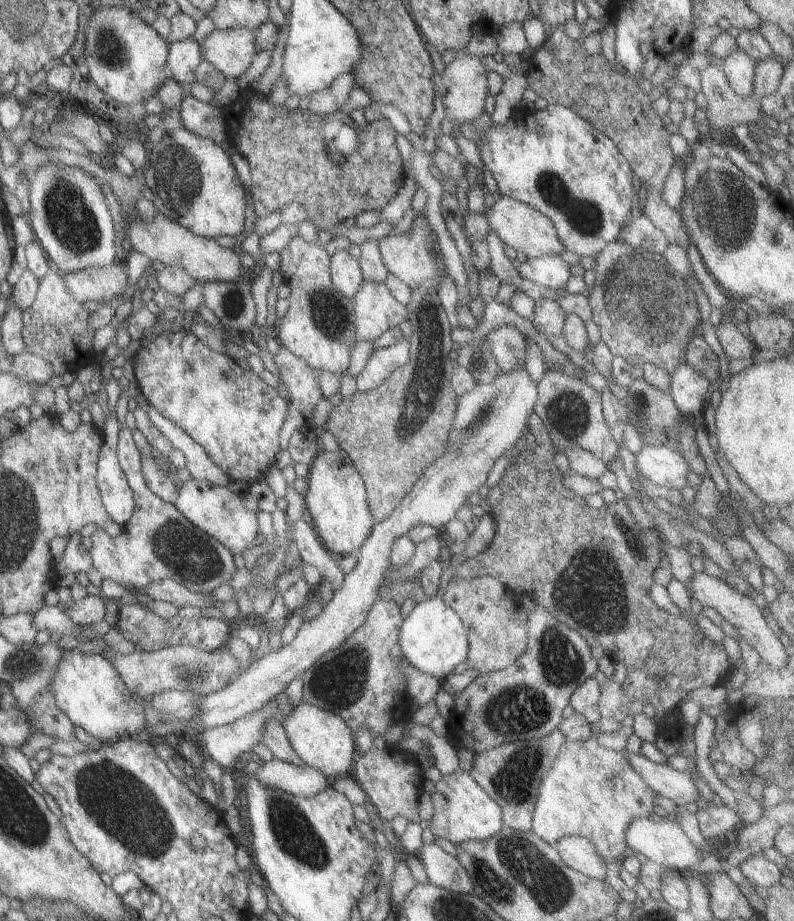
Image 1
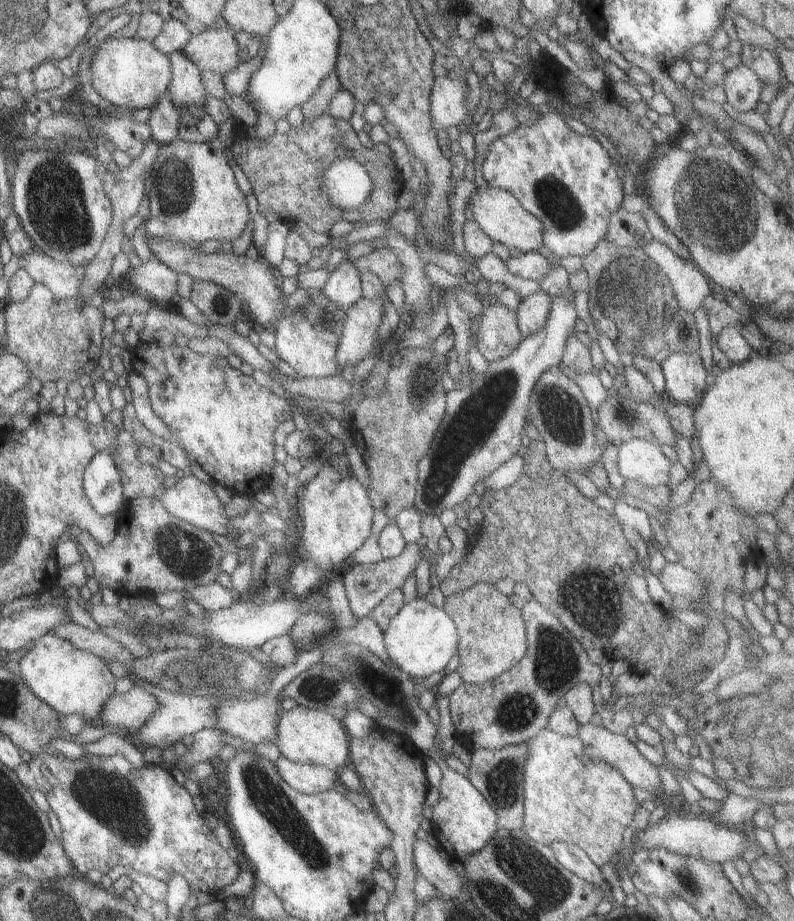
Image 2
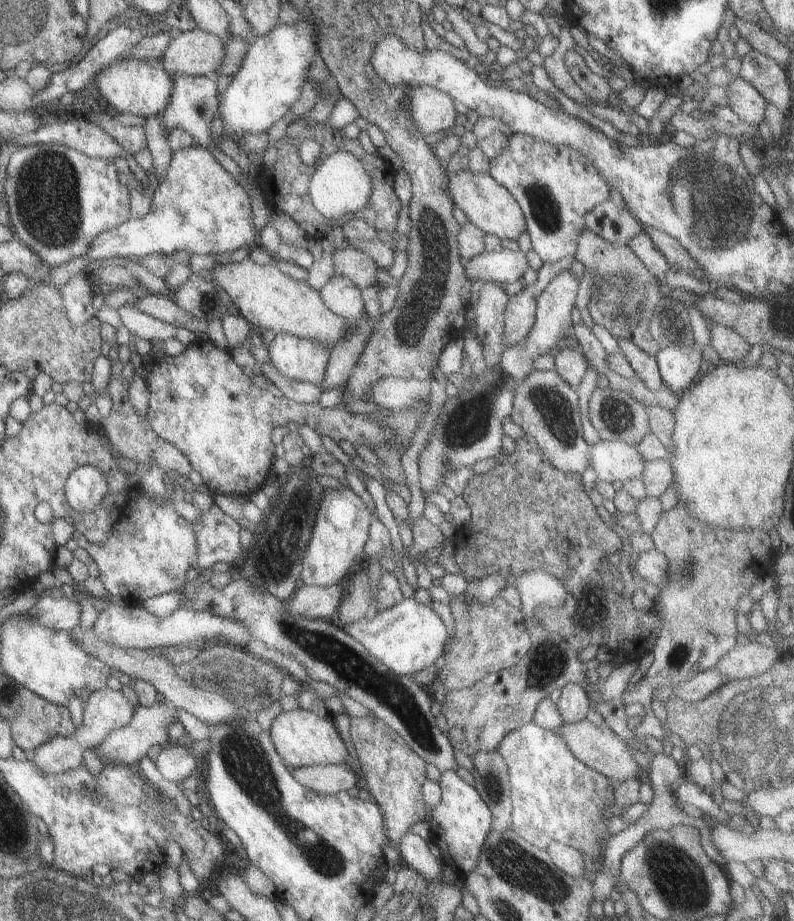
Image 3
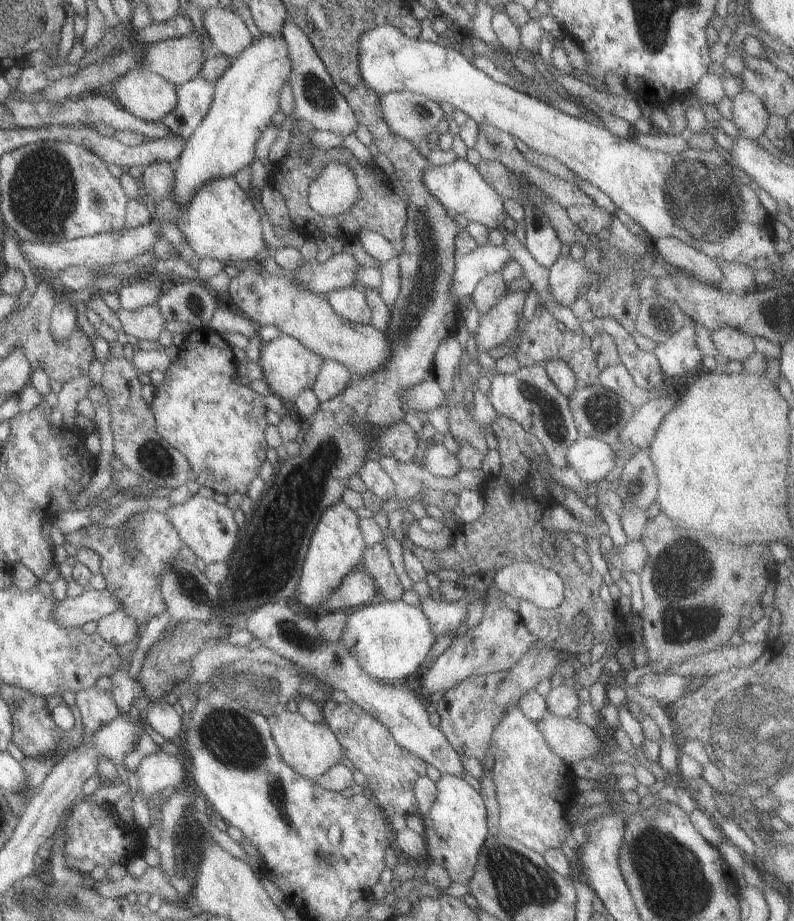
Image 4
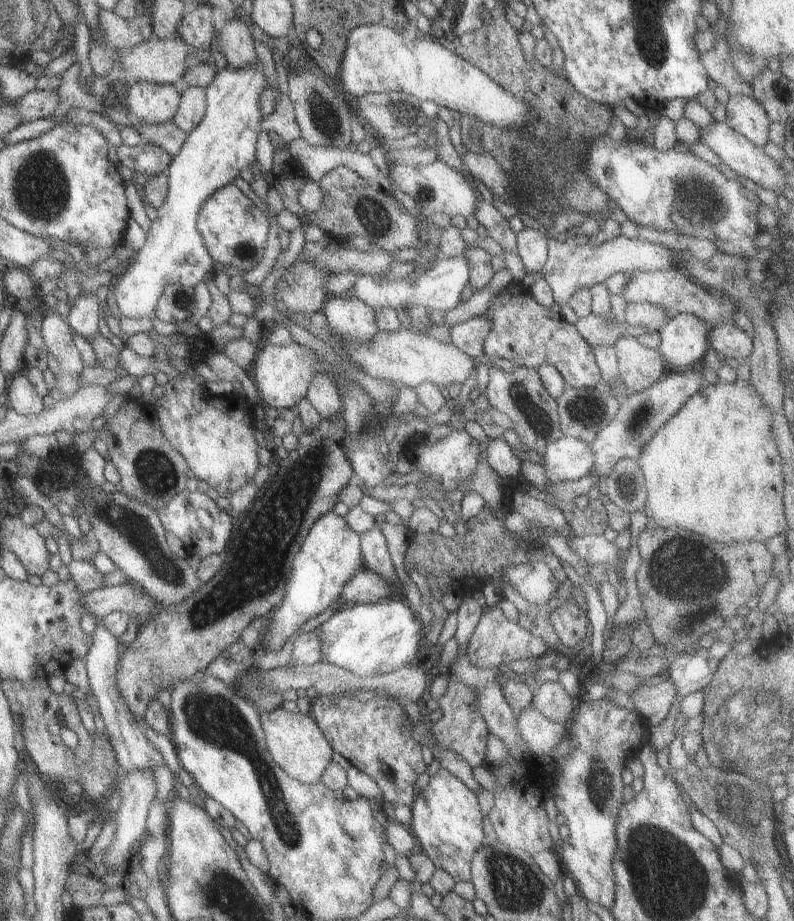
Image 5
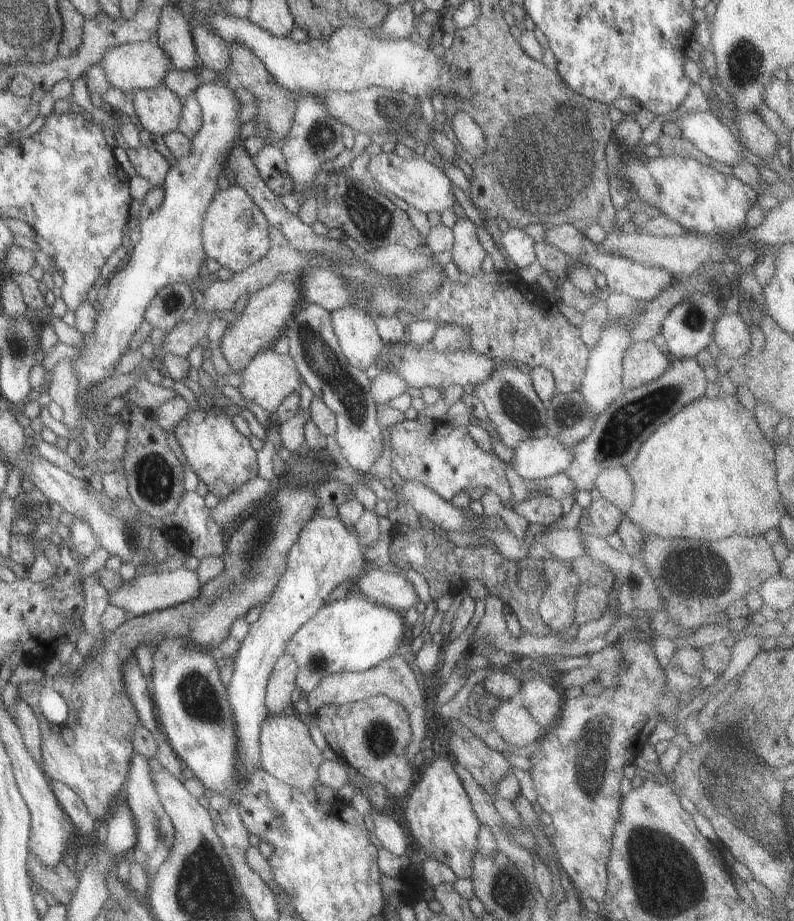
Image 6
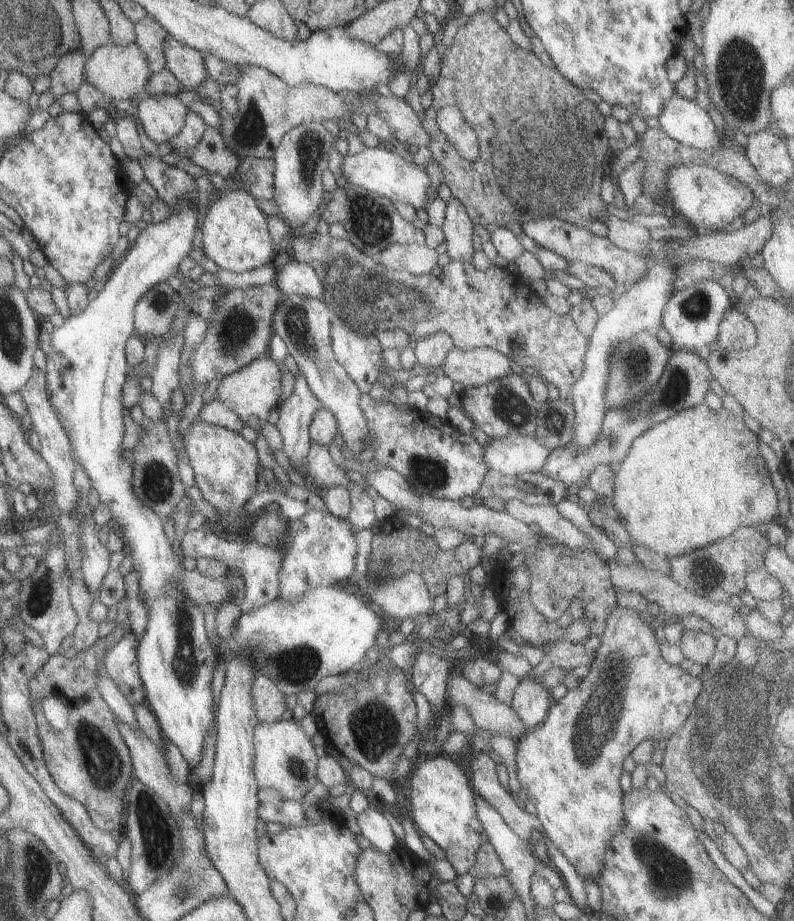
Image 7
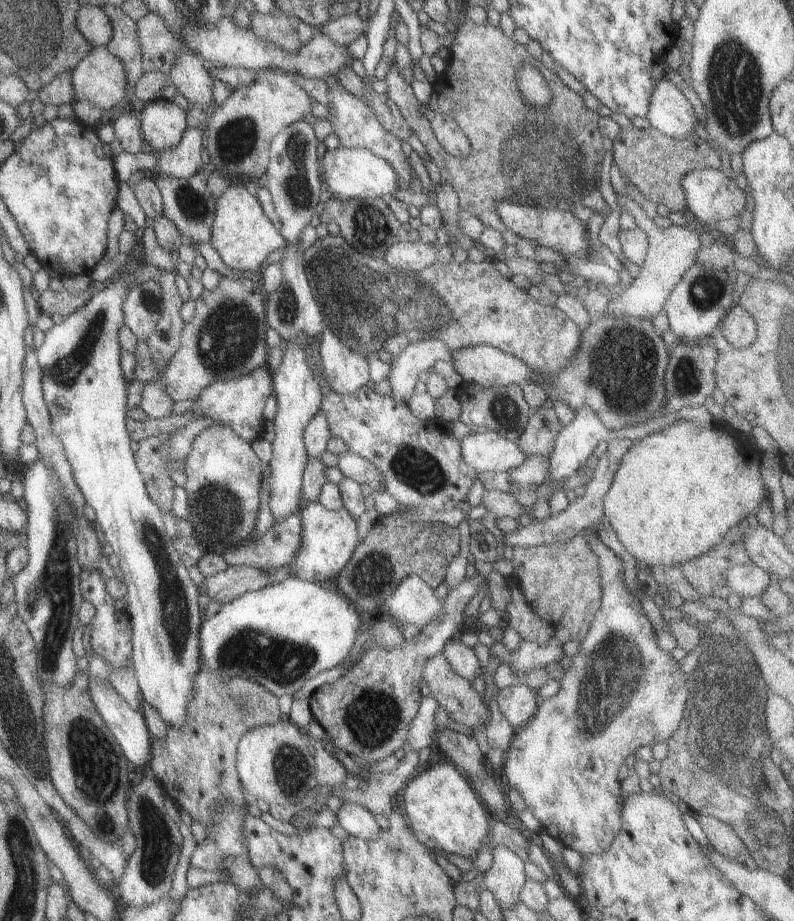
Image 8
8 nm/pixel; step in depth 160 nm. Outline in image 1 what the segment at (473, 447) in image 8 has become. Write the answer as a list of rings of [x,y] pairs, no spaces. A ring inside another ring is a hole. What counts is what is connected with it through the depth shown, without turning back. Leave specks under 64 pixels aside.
[[[643,443],[639,452],[633,454],[635,472],[647,483],[664,490],[680,490],[686,486],[685,474],[689,472],[687,462],[678,450],[670,450],[664,444]]]

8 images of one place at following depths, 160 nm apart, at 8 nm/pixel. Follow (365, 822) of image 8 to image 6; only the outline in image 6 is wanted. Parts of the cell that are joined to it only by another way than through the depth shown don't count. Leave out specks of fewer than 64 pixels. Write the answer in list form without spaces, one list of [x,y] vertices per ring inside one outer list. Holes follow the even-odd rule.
[[[375,811],[372,815],[372,821],[373,832],[371,835],[375,836],[375,840],[379,840],[379,844],[385,850],[395,856],[408,854],[409,844],[405,839],[405,832],[391,816]]]

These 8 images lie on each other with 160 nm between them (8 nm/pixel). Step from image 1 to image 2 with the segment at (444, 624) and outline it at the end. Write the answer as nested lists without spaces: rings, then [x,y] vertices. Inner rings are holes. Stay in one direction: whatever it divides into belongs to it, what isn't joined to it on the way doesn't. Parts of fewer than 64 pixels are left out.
[[[421,597],[405,602],[395,616],[391,616],[381,631],[383,648],[389,663],[409,677],[425,679],[434,672],[443,671],[456,653],[457,634],[451,618]]]

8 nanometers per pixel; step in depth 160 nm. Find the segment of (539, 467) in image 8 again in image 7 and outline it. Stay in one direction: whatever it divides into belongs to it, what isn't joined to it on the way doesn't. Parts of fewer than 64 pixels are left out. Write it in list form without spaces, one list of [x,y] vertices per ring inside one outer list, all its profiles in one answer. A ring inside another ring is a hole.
[[[672,349],[661,376],[651,388],[648,388],[647,392],[644,392],[637,400],[633,399],[626,405],[619,405],[604,412],[598,435],[590,445],[587,445],[587,448],[580,451],[567,447],[552,449],[539,472],[543,476],[563,483],[566,487],[574,486],[579,489],[584,487],[590,472],[595,467],[600,465],[617,467],[627,454],[631,441],[643,431],[679,411],[701,403],[707,390],[710,390],[711,379],[707,363],[698,358],[696,353]]]

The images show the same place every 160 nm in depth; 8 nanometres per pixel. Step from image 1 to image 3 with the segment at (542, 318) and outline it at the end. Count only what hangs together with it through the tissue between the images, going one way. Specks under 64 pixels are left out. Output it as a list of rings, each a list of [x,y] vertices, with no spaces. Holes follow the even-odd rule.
[[[564,257],[553,263],[543,263],[537,271],[537,279],[530,286],[514,296],[508,296],[504,311],[503,342],[506,347],[523,341],[534,324],[536,299],[544,292],[545,286],[561,272],[568,271],[574,262],[573,257]]]

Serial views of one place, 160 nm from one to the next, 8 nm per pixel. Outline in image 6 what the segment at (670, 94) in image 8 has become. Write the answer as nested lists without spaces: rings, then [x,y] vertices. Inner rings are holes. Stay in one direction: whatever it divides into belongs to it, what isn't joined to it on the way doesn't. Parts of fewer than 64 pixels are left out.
[[[709,110],[686,113],[674,121],[681,130],[681,137],[710,160],[733,166],[741,159],[742,144]]]

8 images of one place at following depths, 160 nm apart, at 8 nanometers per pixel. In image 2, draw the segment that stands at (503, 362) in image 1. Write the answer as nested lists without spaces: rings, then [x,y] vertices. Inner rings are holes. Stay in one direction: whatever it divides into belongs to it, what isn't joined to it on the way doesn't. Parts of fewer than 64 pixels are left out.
[[[500,303],[485,304],[477,322],[475,347],[488,363],[511,353],[522,340],[515,324],[515,311]]]

